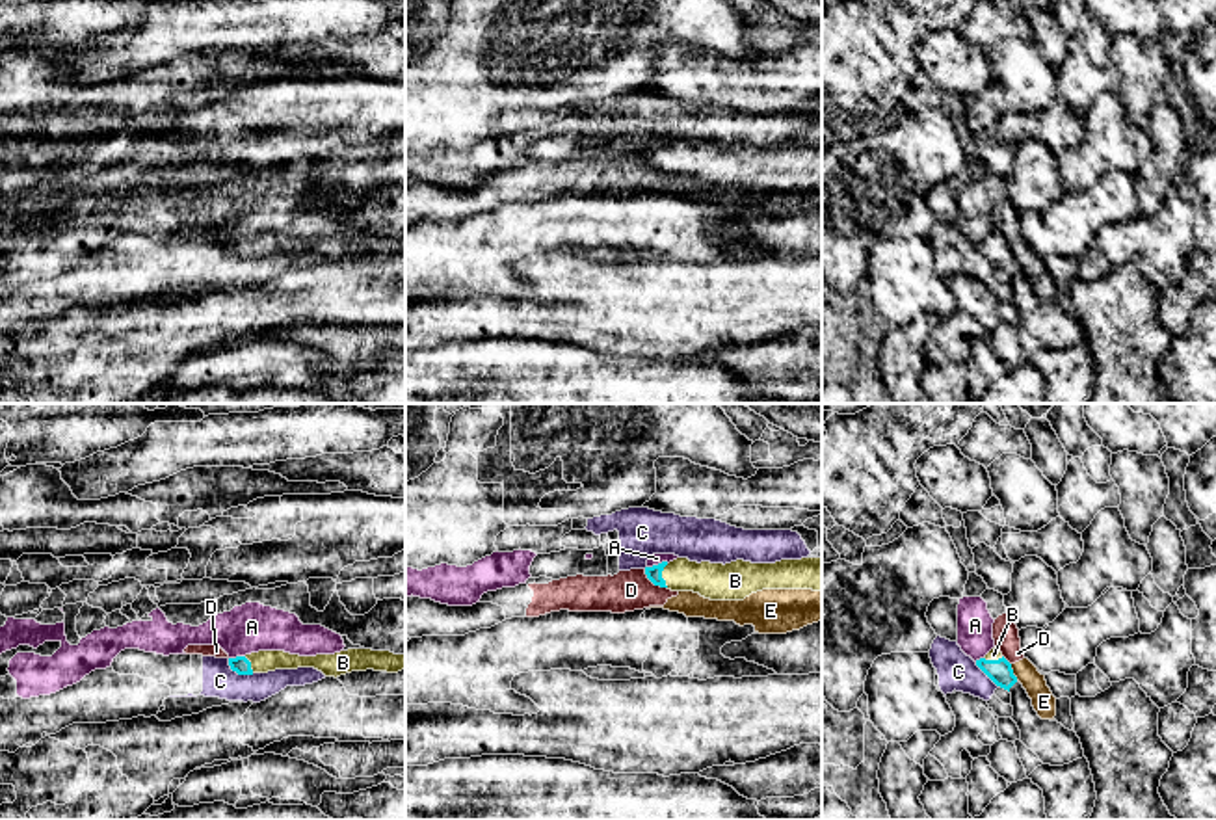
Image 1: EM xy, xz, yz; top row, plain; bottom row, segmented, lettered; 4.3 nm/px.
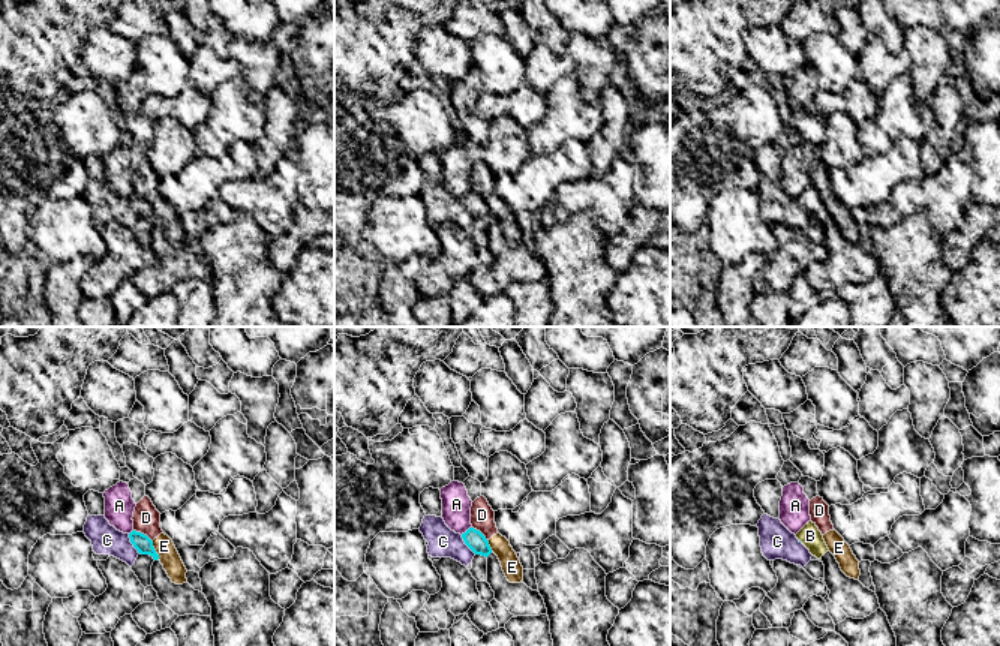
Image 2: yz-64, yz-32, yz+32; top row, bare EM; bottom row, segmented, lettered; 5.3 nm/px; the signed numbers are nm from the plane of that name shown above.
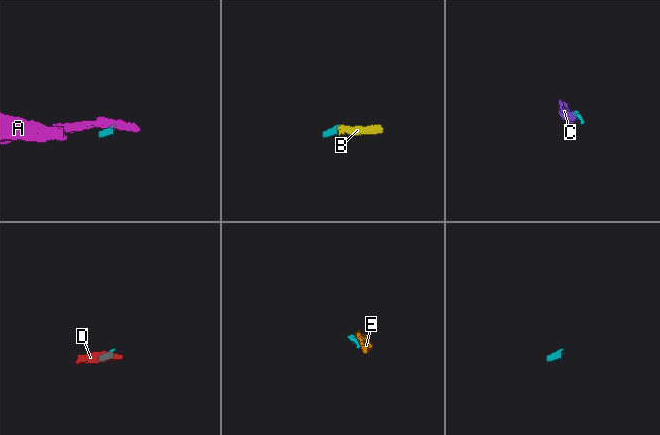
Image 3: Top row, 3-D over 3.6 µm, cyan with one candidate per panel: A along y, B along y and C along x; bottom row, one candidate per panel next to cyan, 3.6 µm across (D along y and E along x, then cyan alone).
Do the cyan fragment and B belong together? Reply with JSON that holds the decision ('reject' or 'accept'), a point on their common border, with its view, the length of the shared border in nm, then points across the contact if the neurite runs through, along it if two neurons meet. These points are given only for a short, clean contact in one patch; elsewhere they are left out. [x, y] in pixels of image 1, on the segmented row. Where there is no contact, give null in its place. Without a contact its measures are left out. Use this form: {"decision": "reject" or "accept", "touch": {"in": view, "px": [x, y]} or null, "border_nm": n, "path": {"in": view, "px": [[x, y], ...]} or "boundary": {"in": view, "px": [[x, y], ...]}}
{"decision": "accept", "touch": {"in": "xz", "px": [660, 575]}, "border_nm": 100, "path": {"in": "xz", "px": [[653, 573], [660, 575], [690, 575], [713, 581]]}}

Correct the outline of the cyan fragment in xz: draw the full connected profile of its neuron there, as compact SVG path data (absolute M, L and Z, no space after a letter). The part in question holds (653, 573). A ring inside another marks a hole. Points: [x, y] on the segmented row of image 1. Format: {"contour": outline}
{"contour": "M677 558L645 567L647 578L671 591L694 591L710 601L744 601L762 589L822 591L822 558L781 560L775 563L690 562Z"}

